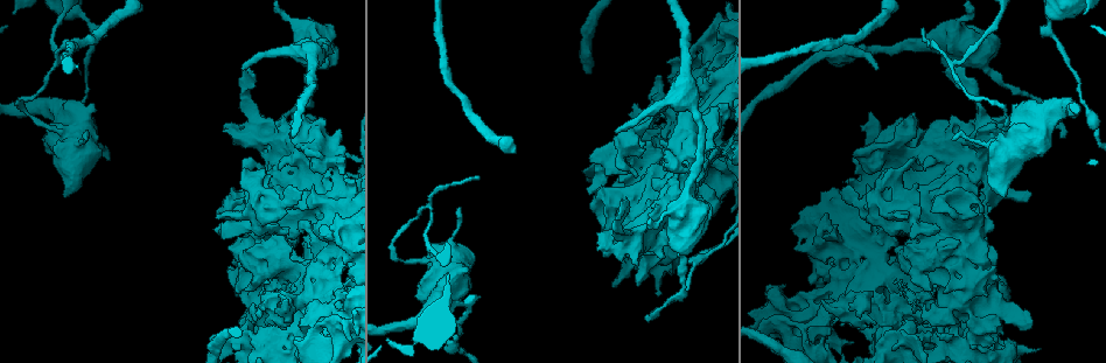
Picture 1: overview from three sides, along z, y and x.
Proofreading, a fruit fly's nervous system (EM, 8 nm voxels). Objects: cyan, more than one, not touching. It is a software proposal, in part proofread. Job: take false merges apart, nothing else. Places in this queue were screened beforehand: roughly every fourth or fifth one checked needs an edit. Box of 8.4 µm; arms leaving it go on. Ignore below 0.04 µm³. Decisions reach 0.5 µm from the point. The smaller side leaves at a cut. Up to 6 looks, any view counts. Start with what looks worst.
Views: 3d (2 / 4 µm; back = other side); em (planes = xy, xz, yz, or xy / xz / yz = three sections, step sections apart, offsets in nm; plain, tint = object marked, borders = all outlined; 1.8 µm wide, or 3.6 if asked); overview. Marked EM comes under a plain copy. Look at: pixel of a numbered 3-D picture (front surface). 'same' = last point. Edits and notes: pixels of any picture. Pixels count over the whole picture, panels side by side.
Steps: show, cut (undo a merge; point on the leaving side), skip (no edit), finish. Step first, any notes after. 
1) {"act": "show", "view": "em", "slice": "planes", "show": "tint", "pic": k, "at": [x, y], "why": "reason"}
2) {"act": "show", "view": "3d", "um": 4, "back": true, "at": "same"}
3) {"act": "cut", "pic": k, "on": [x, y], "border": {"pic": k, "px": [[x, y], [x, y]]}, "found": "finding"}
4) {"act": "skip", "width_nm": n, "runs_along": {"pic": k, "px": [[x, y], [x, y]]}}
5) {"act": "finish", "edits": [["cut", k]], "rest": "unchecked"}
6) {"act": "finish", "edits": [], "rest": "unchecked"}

{"act": "show", "view": "3d", "um": 4, "pic": 1, "at": [875, 280], "why": "sudden change in width"}

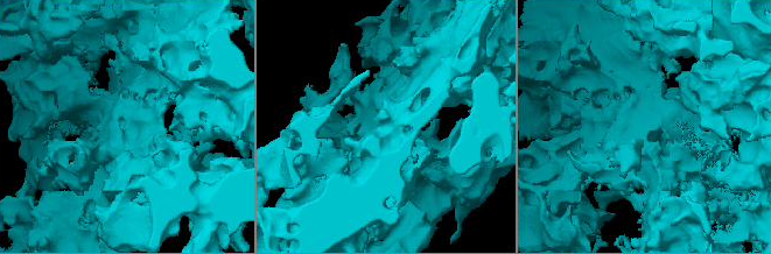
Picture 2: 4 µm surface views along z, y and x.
{"act": "show", "view": "em", "um": 3.6, "slice": "planes", "show": "tint", "pic": 2, "at": [125, 123], "why": "now the EM"}

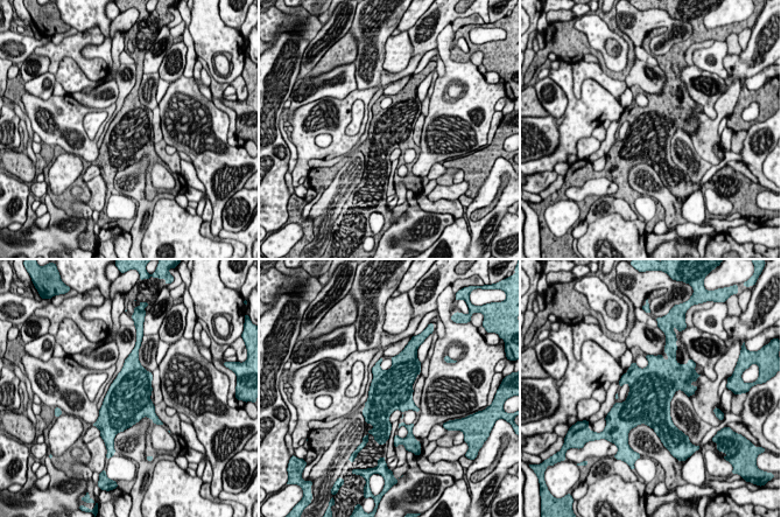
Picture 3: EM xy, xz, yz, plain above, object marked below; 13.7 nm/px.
{"act": "skip", "width_nm": 550, "found": "all the same neuron"}

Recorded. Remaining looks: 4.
{"act": "show", "view": "em", "slice": "xy", "step": 16, "show": "tint", "pic": 1, "at": [330, 201], "why": "touches itself"}

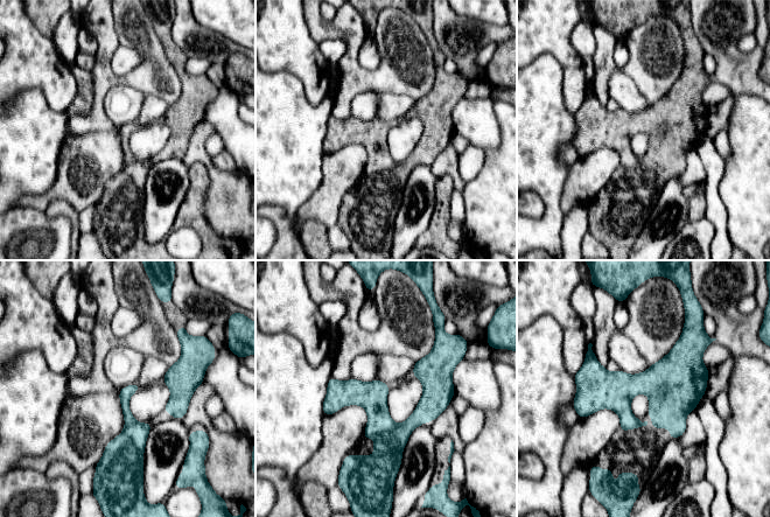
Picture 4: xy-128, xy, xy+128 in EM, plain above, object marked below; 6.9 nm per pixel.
{"act": "show", "view": "em", "slice": "planes", "show": "borders", "at": "same", "why": "cut it another way"}

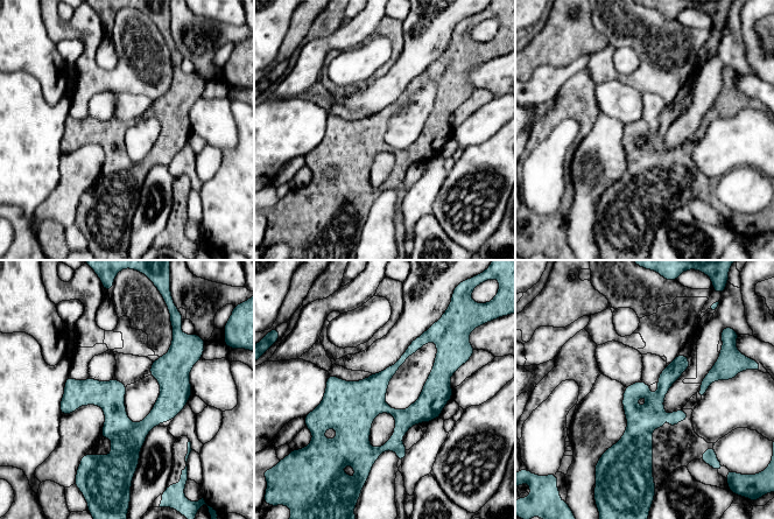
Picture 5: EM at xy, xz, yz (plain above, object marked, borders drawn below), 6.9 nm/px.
{"act": "skip", "width_nm": 200, "runs_along": {"pic": 5, "px": [[426, 335], [360, 402], [367, 458]]}, "found": "all the same neuron"}

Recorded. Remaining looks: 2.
{"act": "show", "view": "3d", "um": 4, "pic": 1, "at": [934, 253], "why": "calibre changes"}

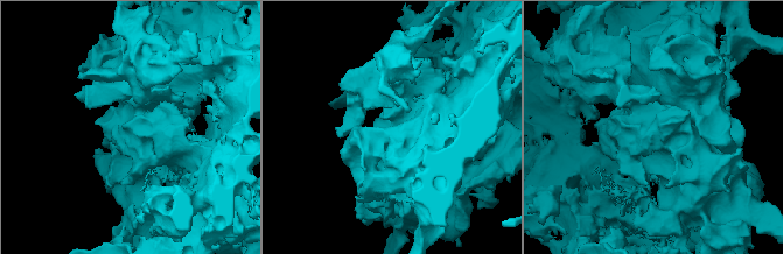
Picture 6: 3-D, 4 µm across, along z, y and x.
{"act": "show", "view": "em", "slice": "planes", "show": "tint", "pic": 6, "at": [141, 124], "why": "need the tissue"}

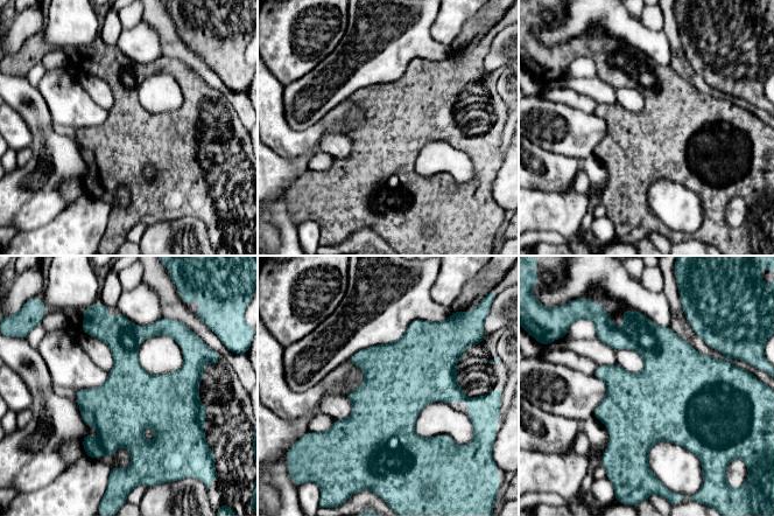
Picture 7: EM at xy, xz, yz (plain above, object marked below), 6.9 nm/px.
{"act": "skip", "found": "continuous, no second neuron"}

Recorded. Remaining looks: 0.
{"act": "finish", "edits": [], "rest": "unchecked"}

